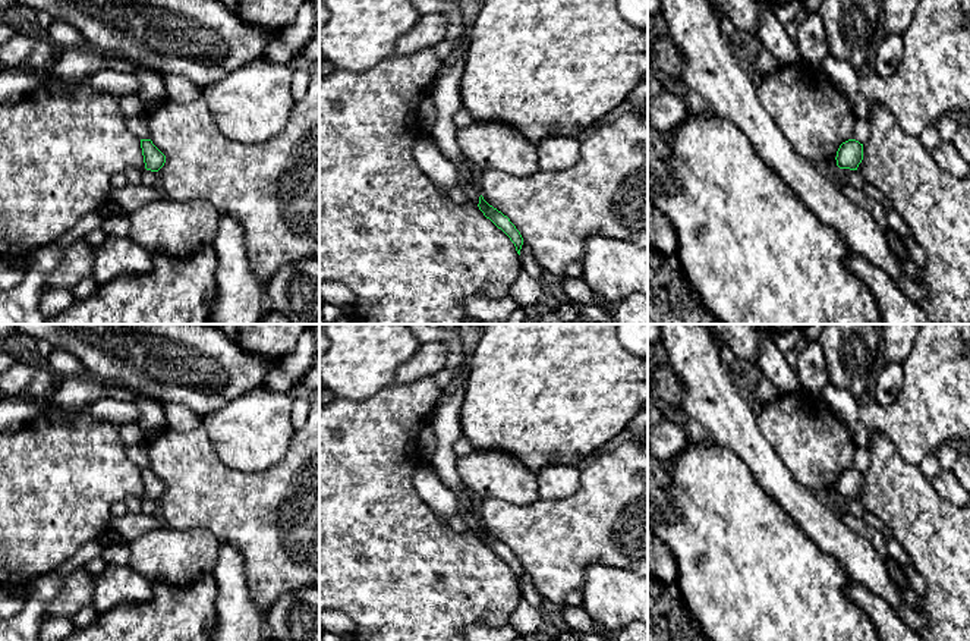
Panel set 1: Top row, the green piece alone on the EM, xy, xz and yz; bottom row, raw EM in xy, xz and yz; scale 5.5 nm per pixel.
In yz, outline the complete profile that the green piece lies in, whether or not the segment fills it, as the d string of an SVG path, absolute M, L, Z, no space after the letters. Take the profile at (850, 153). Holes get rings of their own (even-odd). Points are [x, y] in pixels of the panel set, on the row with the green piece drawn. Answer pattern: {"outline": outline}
{"outline": "M856 139L843 142L837 151L835 160L840 169L857 170L863 160L863 144Z"}

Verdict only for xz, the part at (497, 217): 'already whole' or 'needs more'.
already whole

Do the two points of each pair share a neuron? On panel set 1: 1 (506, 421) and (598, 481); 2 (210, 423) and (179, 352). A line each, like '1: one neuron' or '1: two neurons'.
1: two neurons
2: two neurons

